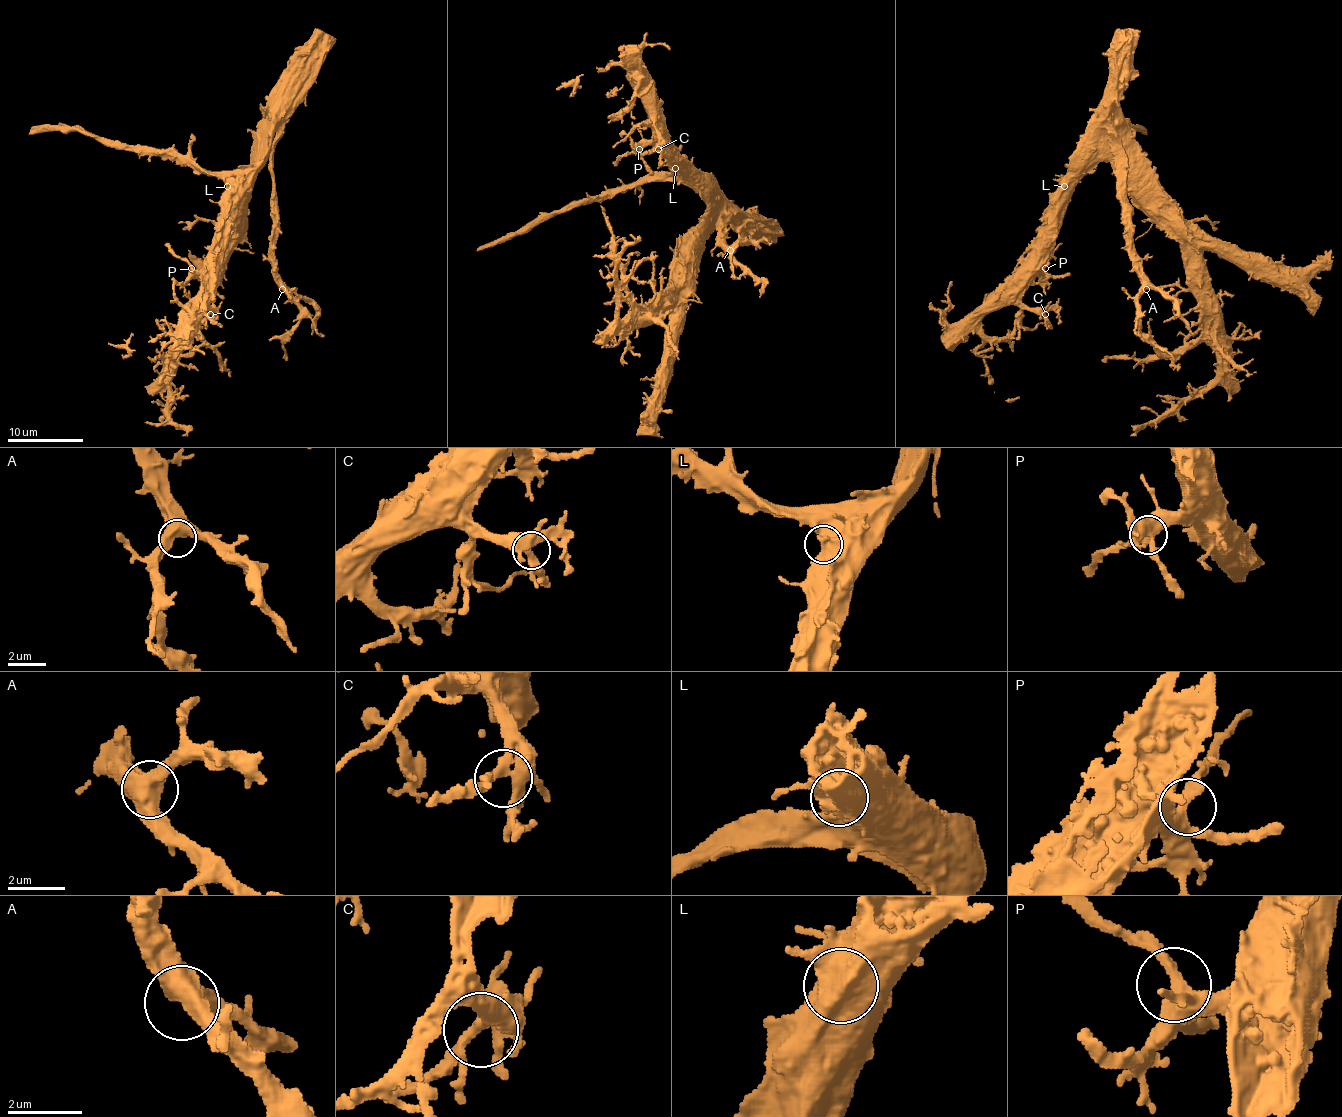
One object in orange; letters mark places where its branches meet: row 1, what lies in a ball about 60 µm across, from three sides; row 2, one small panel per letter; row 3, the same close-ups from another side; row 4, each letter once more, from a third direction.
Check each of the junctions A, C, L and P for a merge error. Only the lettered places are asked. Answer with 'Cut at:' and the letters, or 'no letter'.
Cut at: no letter

